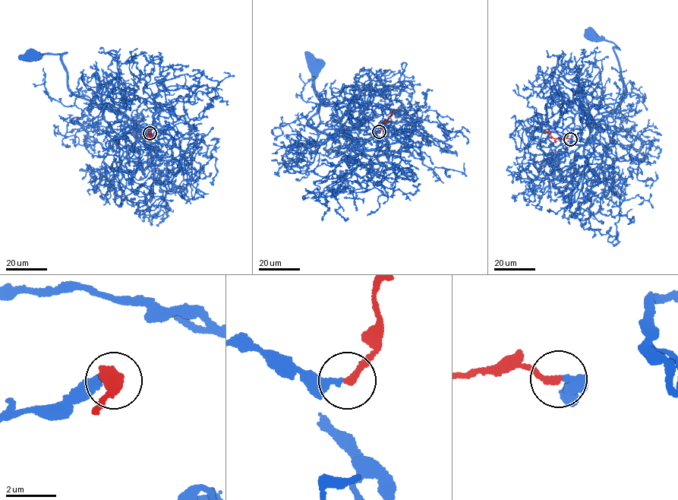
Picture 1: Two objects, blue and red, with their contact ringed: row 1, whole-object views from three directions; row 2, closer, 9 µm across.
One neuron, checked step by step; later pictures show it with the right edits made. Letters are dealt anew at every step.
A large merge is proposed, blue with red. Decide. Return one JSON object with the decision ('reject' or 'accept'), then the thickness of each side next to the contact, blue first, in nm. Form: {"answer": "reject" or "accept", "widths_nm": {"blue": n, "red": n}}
{"answer": "accept", "widths_nm": {"blue": 190, "red": 240}}

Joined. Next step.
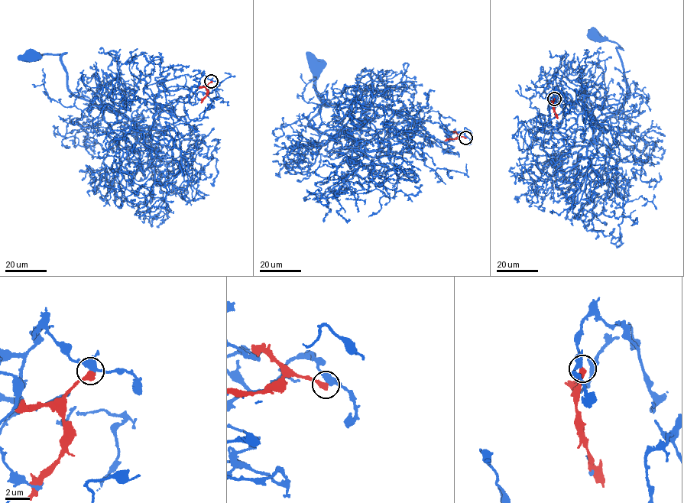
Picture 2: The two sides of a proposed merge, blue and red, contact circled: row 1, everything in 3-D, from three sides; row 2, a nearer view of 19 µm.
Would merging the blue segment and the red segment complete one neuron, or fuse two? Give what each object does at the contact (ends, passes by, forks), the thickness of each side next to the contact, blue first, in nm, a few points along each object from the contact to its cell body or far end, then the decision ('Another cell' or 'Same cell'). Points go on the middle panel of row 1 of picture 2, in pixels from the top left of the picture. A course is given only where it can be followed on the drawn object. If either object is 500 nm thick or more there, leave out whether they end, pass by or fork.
At the ring blue forks. At the ring red ends. Thickness 360 nm (blue) against 480 nm. Course of blue: (465, 137), (445, 143), (405, 132), (368, 151), (312, 128), (329, 101), (317, 92), (316, 66). Course of red: (465, 137), (458, 136), (444, 140). Another cell

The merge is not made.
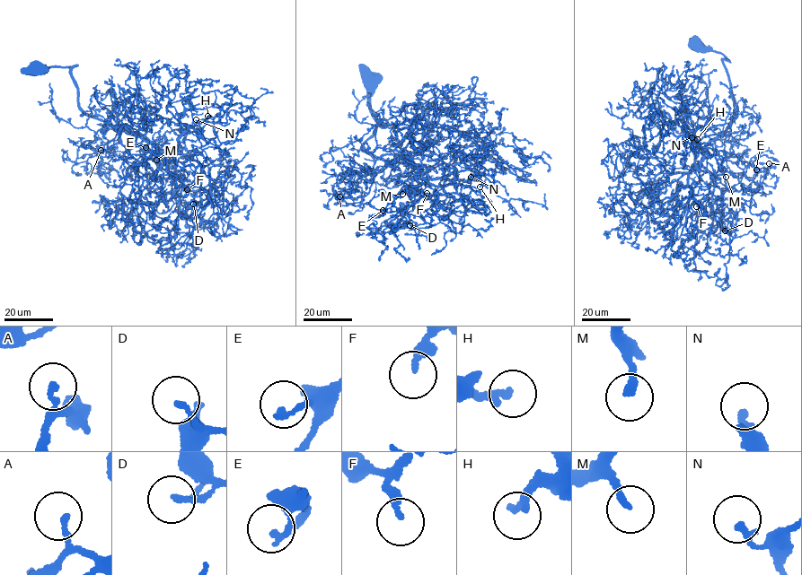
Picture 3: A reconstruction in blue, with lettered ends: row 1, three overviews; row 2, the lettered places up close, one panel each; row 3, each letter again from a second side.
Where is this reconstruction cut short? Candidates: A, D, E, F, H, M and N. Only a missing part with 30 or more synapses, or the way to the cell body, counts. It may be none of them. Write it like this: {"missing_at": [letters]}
{"missing_at": ["M"]}

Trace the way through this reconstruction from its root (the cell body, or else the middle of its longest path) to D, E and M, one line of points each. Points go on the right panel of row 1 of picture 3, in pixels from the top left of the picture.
D: (699, 47), (728, 60), (736, 108), (699, 163), (709, 175), (709, 216), (720, 213), (725, 230)
E: (699, 47), (728, 60), (736, 108), (707, 143), (700, 169), (694, 162), (691, 148), (704, 146), (756, 169)
M: (699, 47), (728, 60), (722, 61), (736, 111), (708, 143), (699, 163), (726, 177)

